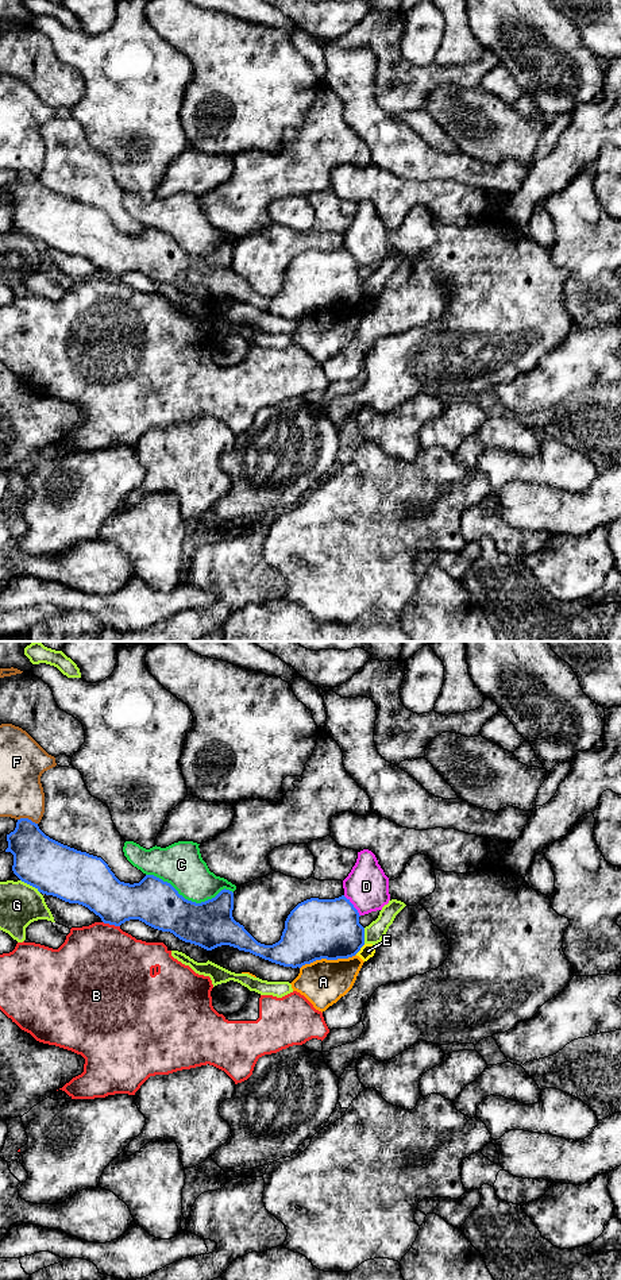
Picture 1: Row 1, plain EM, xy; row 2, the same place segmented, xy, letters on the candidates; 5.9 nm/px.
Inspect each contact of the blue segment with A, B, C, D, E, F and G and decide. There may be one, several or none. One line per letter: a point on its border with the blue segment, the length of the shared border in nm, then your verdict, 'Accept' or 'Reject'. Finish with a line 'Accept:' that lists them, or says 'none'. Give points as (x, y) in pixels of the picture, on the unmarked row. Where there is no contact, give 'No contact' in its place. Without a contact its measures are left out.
A: Touches blue at xy (327, 311). Shared border 340 nm. Reject
B: Touches blue at xy (111, 276). Shared border 110 nm. Reject
C: Touches blue at xy (189, 253). Shared border 550 nm. Reject
D: Touches blue at xy (353, 258). Shared border 160 nm. Reject
E: Touches blue at xy (359, 301). Shared border 90 nm. Reject
F: Touches blue at xy (27, 170). Shared border 120 nm. Reject
G: Touches blue at xy (30, 236). Shared border 150 nm. Reject
Accept: none

